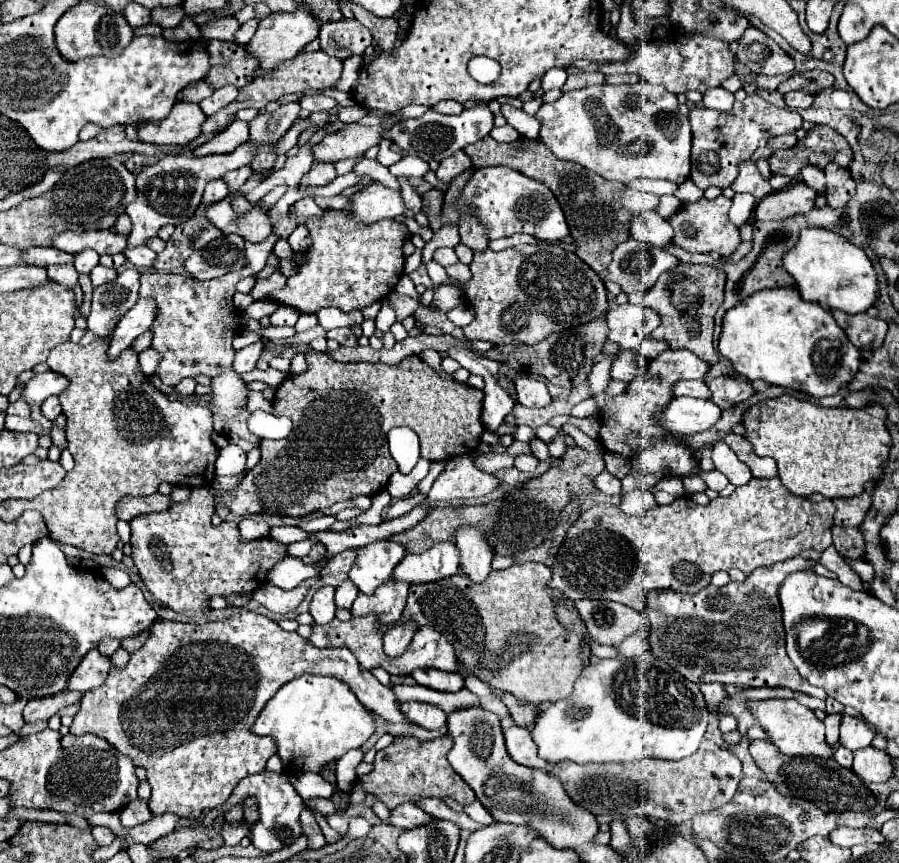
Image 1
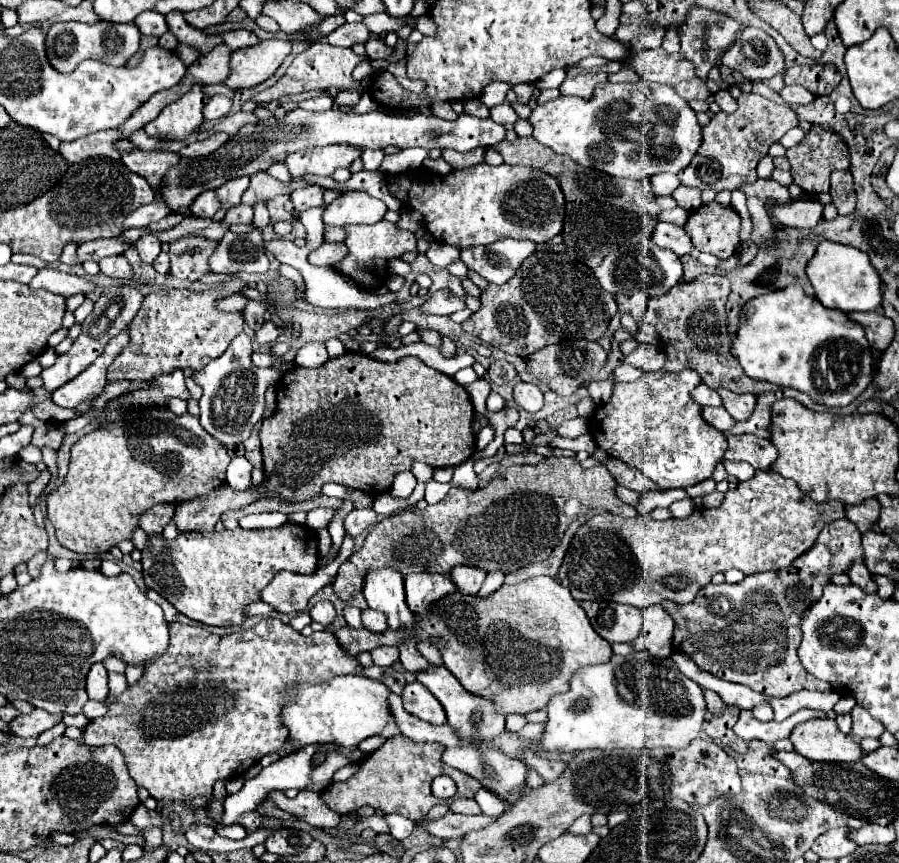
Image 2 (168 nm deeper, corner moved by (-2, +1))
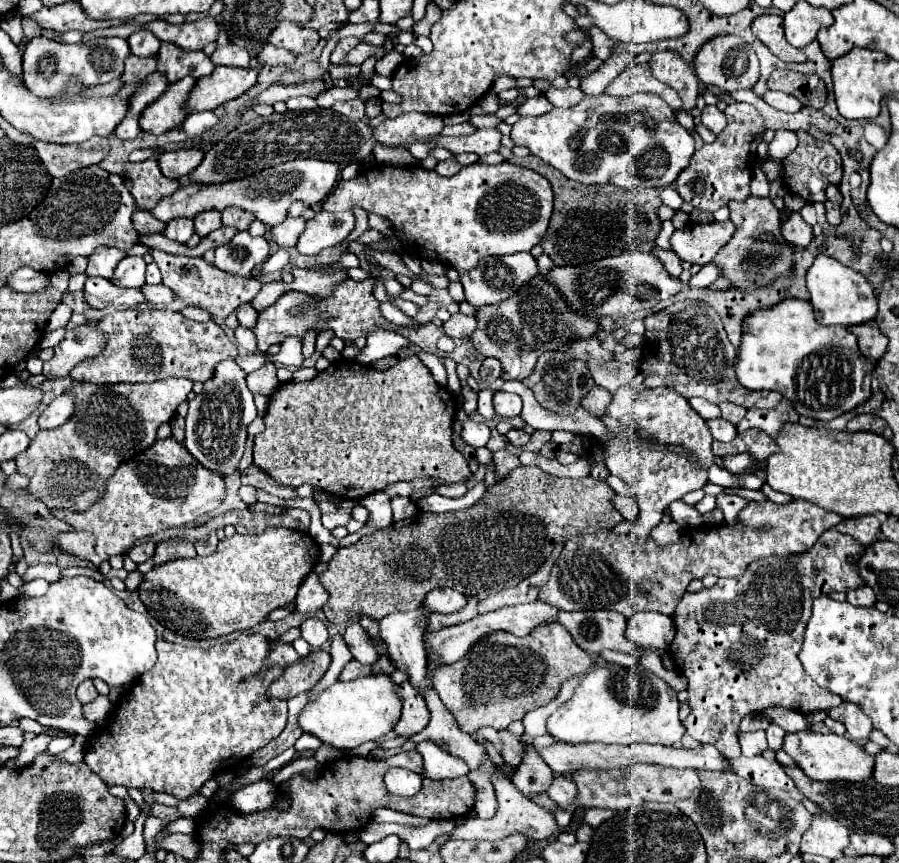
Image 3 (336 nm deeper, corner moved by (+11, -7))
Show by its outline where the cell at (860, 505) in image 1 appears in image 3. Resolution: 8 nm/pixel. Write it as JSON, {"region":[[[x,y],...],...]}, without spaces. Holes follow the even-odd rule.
{"region":[[[858,516],[858,518],[844,518],[836,530],[850,534],[858,544],[872,546],[876,542],[876,536],[880,534],[880,520],[876,516]]]}

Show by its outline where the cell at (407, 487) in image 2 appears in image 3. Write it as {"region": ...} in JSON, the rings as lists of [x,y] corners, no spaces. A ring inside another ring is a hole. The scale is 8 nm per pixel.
{"region":[[[384,492],[368,494],[366,498],[360,500],[360,504],[370,512],[368,522],[366,522],[368,526],[374,526],[376,530],[384,530],[394,522],[392,508],[390,508],[390,496],[386,496]]]}

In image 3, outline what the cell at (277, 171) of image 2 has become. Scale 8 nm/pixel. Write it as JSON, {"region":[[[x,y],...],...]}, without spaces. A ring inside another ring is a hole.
{"region":[[[210,210],[210,212],[200,212],[196,218],[194,218],[194,232],[204,238],[208,236],[210,232],[214,232],[216,228],[220,228],[220,212],[216,210]]]}

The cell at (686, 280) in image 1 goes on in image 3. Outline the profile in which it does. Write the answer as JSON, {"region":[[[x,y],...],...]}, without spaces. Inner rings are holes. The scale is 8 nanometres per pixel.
{"region":[[[694,300],[676,302],[658,314],[646,316],[644,324],[648,338],[648,348],[640,366],[646,376],[644,386],[668,386],[684,398],[700,396],[712,404],[732,402],[744,408],[774,408],[782,400],[778,392],[754,392],[736,380],[736,348],[730,344],[722,320],[708,304]]]}

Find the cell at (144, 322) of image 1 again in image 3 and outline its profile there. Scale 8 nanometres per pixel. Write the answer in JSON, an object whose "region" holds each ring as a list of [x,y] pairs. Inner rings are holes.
{"region":[[[64,392],[48,404],[48,408],[40,414],[38,424],[42,430],[52,430],[52,428],[58,428],[60,424],[64,424],[68,420],[68,416],[72,416],[72,414],[74,414],[74,396]]]}

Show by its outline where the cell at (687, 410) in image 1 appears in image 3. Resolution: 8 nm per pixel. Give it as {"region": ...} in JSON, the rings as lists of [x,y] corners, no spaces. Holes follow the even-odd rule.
{"region":[[[724,418],[708,420],[708,428],[712,432],[712,438],[720,440],[720,442],[730,442],[736,436],[736,426],[728,424],[728,420],[724,420]]]}

